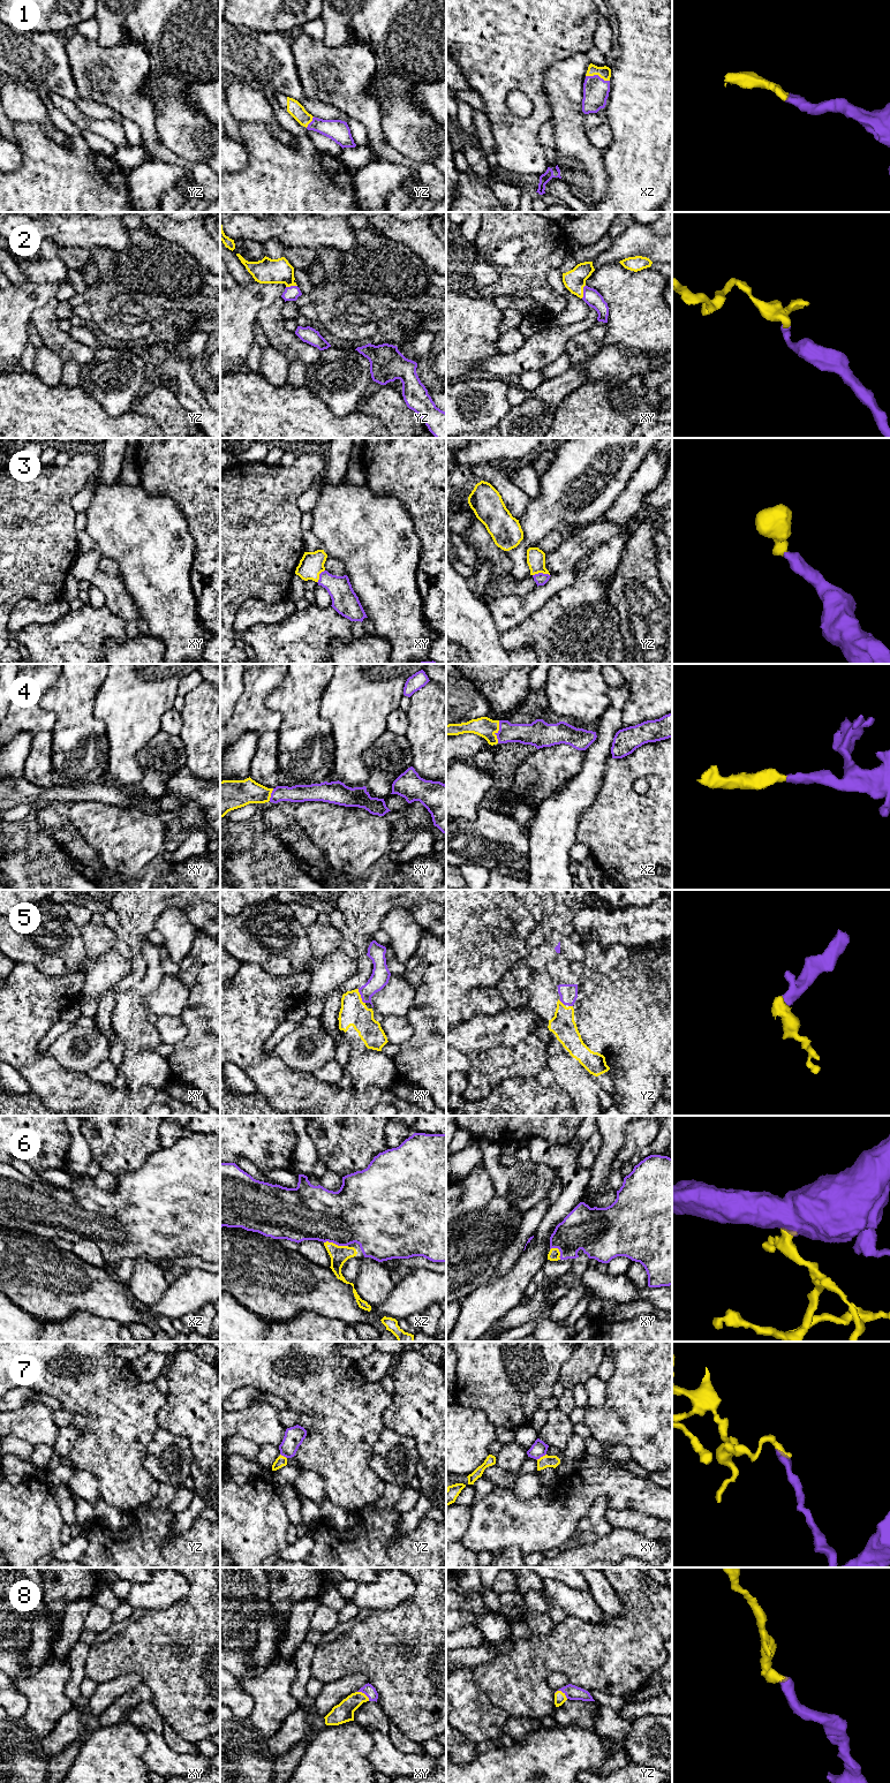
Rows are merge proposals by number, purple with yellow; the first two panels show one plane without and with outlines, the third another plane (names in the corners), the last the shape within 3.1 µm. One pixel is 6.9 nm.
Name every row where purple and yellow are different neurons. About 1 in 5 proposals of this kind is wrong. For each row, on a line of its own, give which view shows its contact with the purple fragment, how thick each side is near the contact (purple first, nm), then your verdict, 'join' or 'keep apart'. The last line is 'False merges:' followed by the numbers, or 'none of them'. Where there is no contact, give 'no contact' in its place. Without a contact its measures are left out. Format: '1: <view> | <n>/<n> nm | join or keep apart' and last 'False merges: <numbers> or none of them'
1: xz | 180/90 nm | join
2: xy | 110/160 nm | join
3: yz | 90/130 nm | join
4: xz | 150/140 nm | join
5: xy | 130/190 nm | join
6: xz | 400/130 nm | join
7: xy | 110/90 nm | keep apart
8: yz | 110/80 nm | join
False merges: 7

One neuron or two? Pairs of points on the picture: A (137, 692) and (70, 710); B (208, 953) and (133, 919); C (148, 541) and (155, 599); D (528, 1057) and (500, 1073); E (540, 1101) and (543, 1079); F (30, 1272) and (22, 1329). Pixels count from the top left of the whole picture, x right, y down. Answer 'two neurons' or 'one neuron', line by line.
A: two neurons
B: two neurons
C: one neuron
D: one neuron
E: two neurons
F: two neurons

